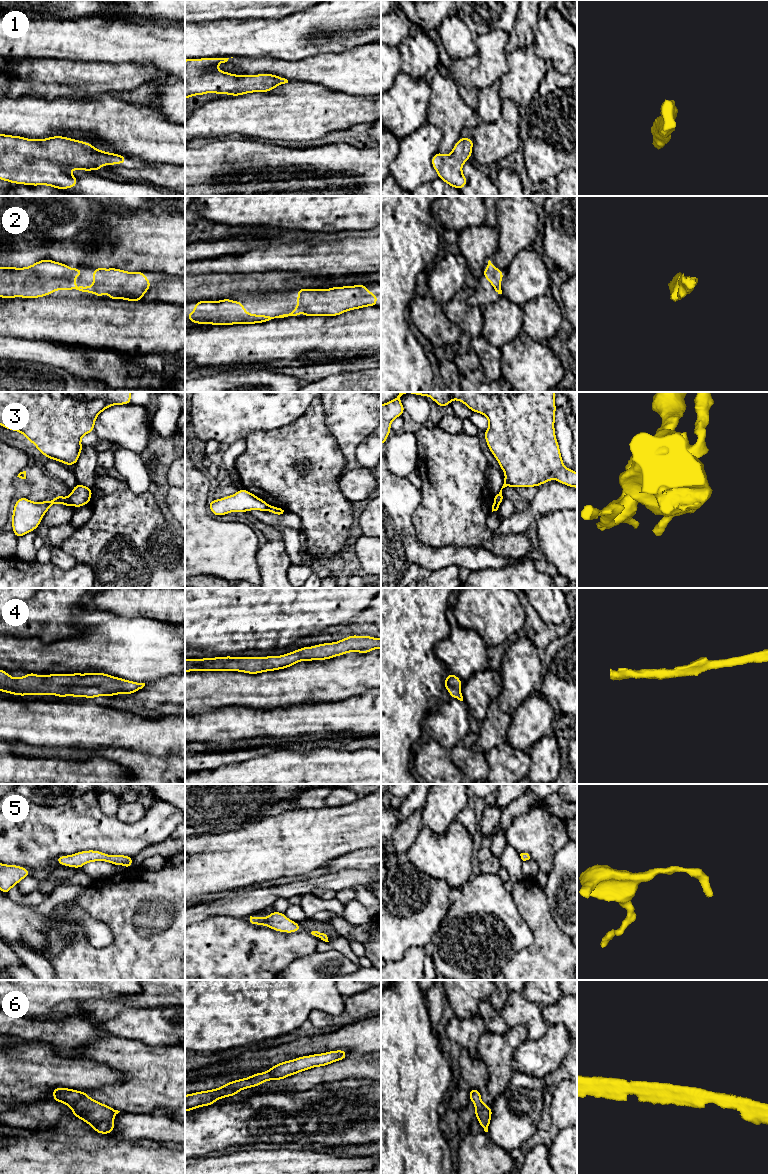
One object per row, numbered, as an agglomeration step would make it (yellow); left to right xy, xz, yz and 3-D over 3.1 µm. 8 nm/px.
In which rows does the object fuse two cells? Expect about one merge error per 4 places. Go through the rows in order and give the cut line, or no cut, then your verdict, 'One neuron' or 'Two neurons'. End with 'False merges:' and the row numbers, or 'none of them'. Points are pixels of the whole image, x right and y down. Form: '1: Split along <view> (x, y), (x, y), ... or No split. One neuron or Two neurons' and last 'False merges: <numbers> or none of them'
1: No split. One neuron
2: No split. One neuron
3: Split along xy (67, 498), (71, 503). Two neurons
4: No split. One neuron
5: No split. One neuron
6: No split. One neuron
False merges: 3

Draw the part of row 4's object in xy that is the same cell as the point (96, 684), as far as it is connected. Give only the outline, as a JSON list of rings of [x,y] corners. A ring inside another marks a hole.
[[[0,669],[0,691],[16,696],[51,694],[58,697],[73,696],[95,698],[98,696],[114,696],[117,694],[129,695],[142,689],[144,686],[145,683],[128,681],[100,672],[85,674],[50,674],[43,676],[38,676],[36,673],[28,673],[23,677],[14,678]]]

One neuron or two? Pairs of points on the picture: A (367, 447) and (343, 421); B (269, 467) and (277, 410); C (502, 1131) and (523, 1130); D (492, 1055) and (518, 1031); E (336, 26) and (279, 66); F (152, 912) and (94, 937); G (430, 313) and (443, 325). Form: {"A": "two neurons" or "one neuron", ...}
{"A": "two neurons", "B": "two neurons", "C": "one neuron", "D": "one neuron", "E": "two neurons", "F": "two neurons", "G": "one neuron"}

